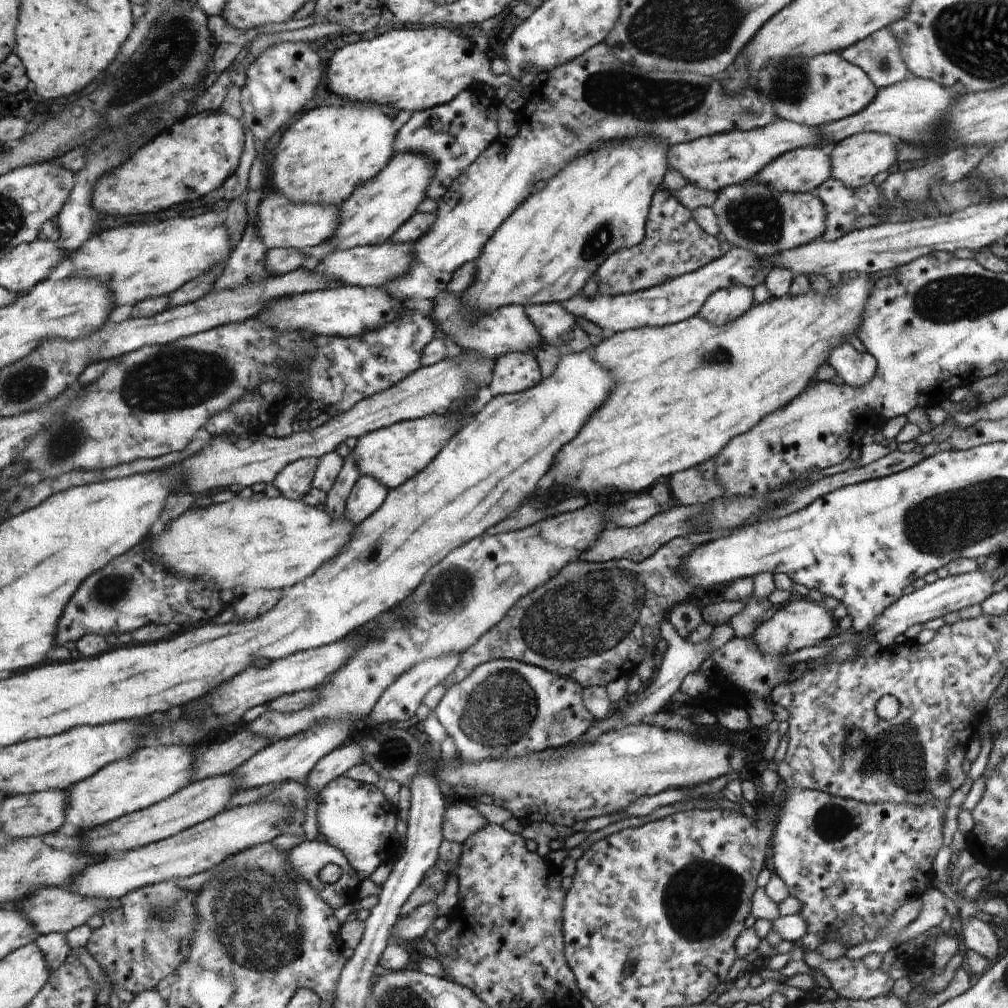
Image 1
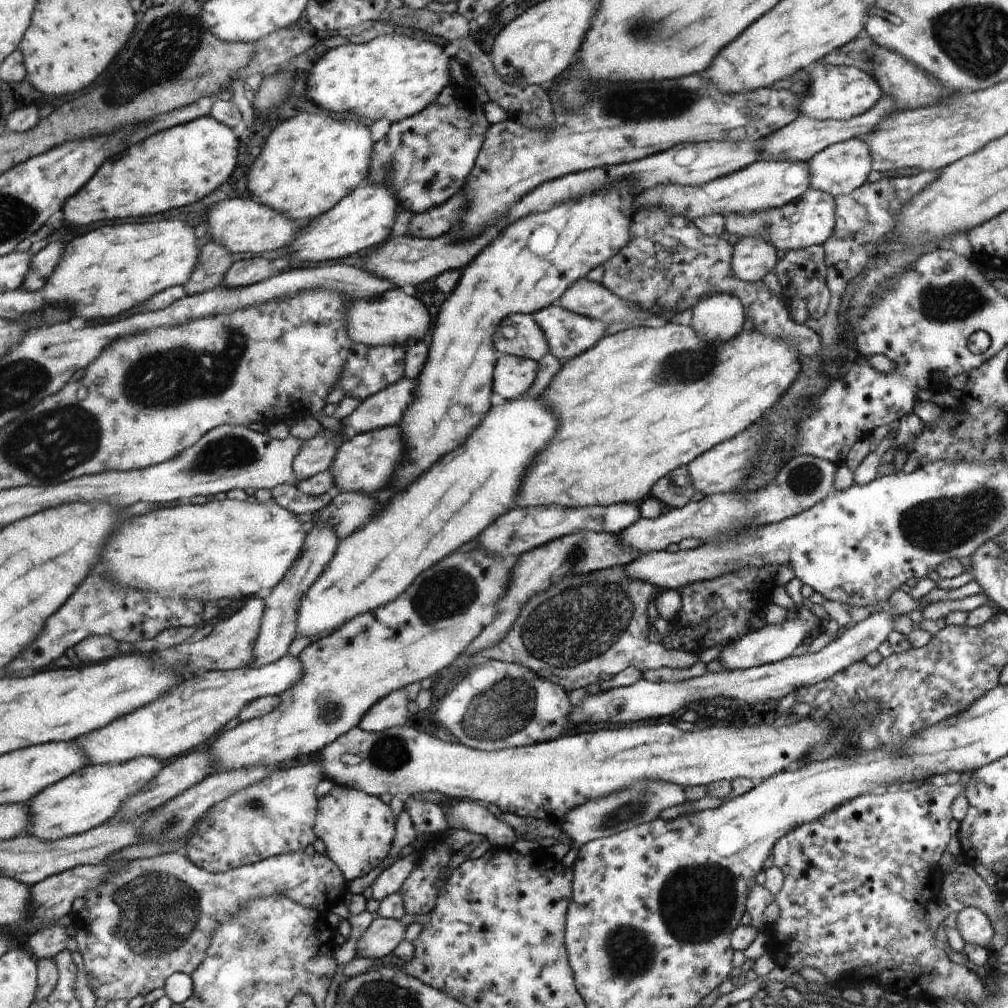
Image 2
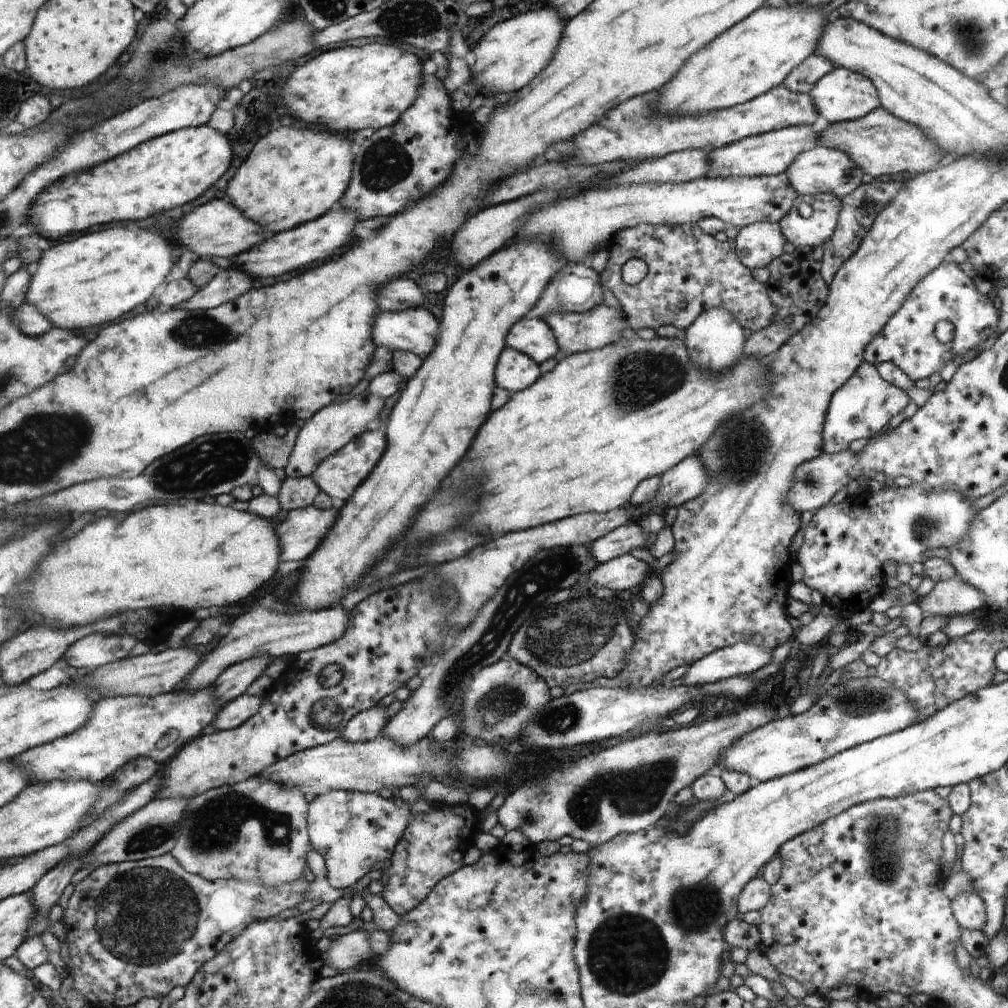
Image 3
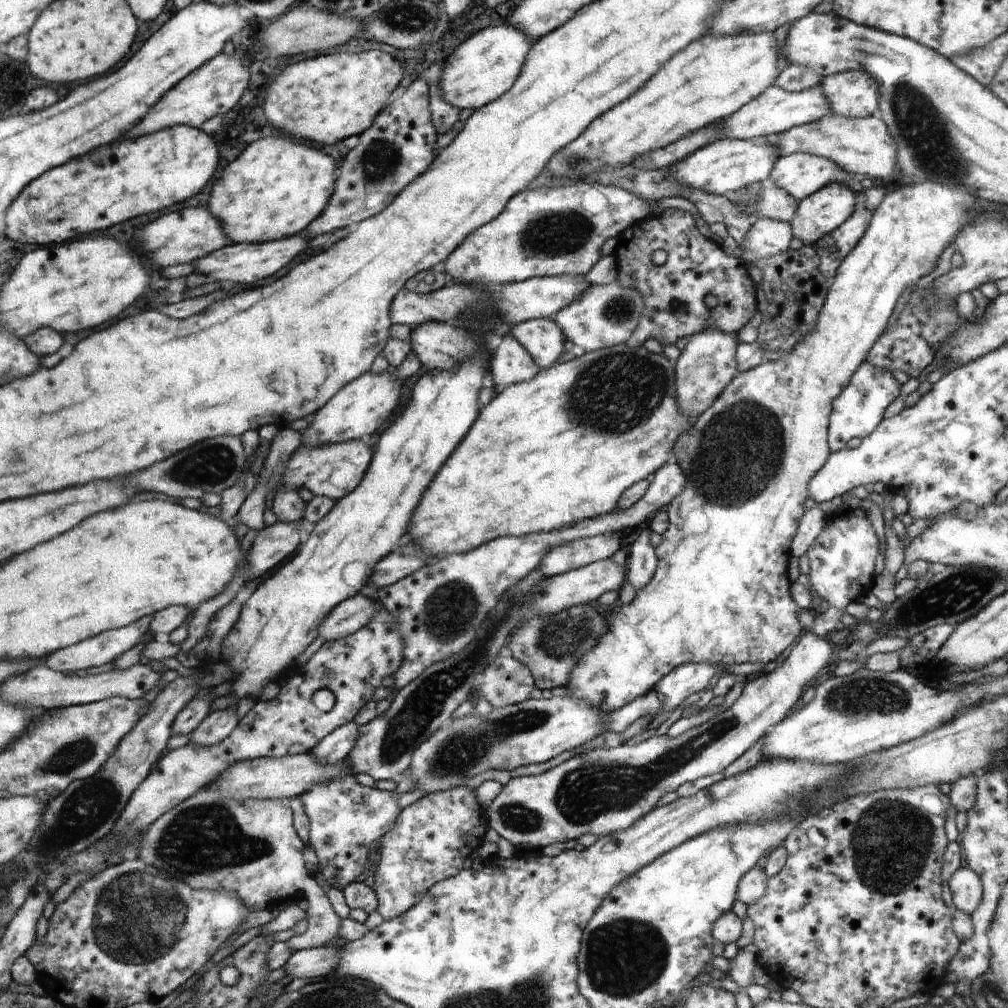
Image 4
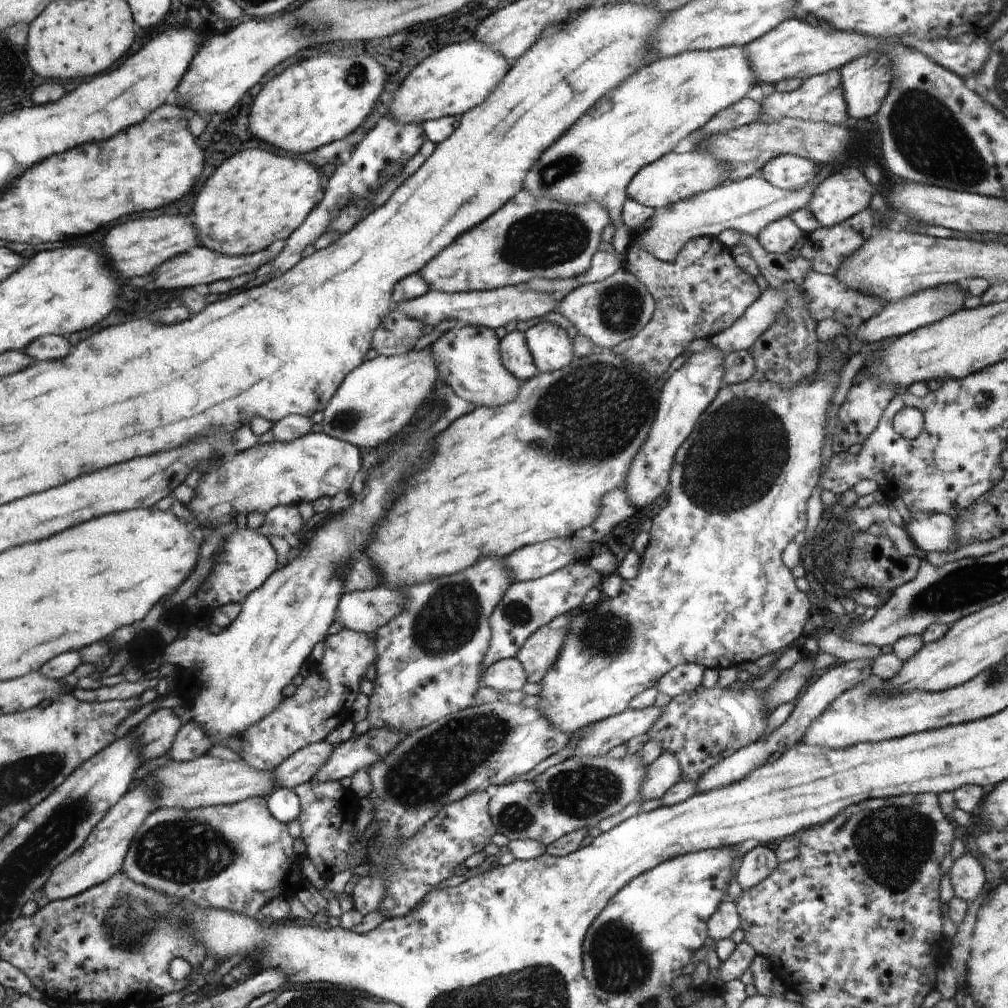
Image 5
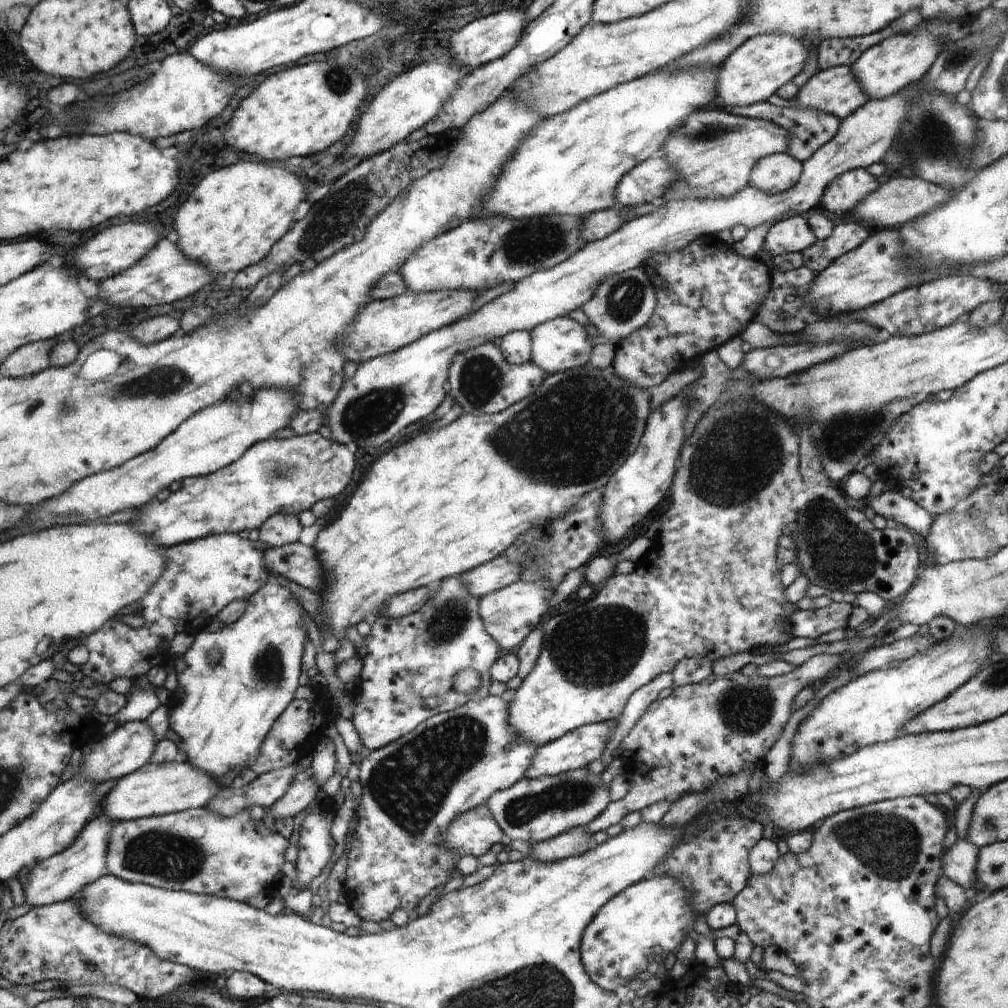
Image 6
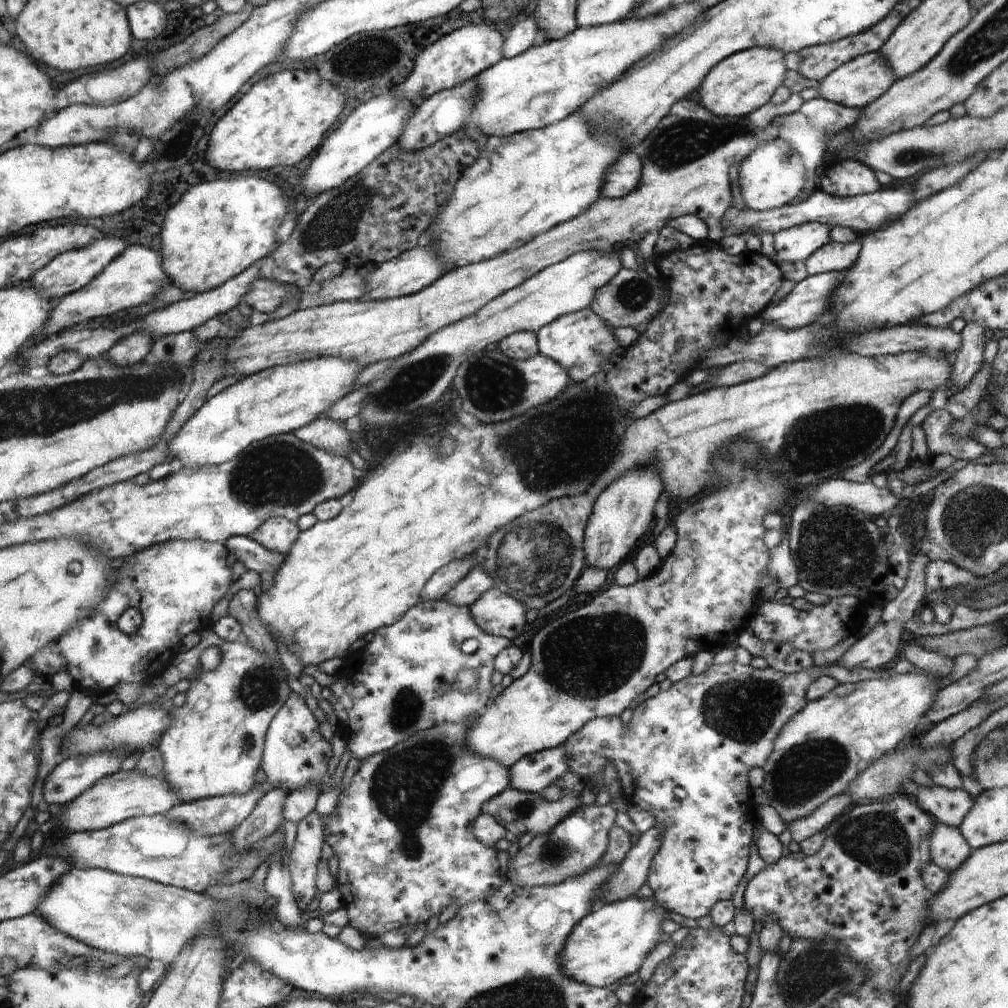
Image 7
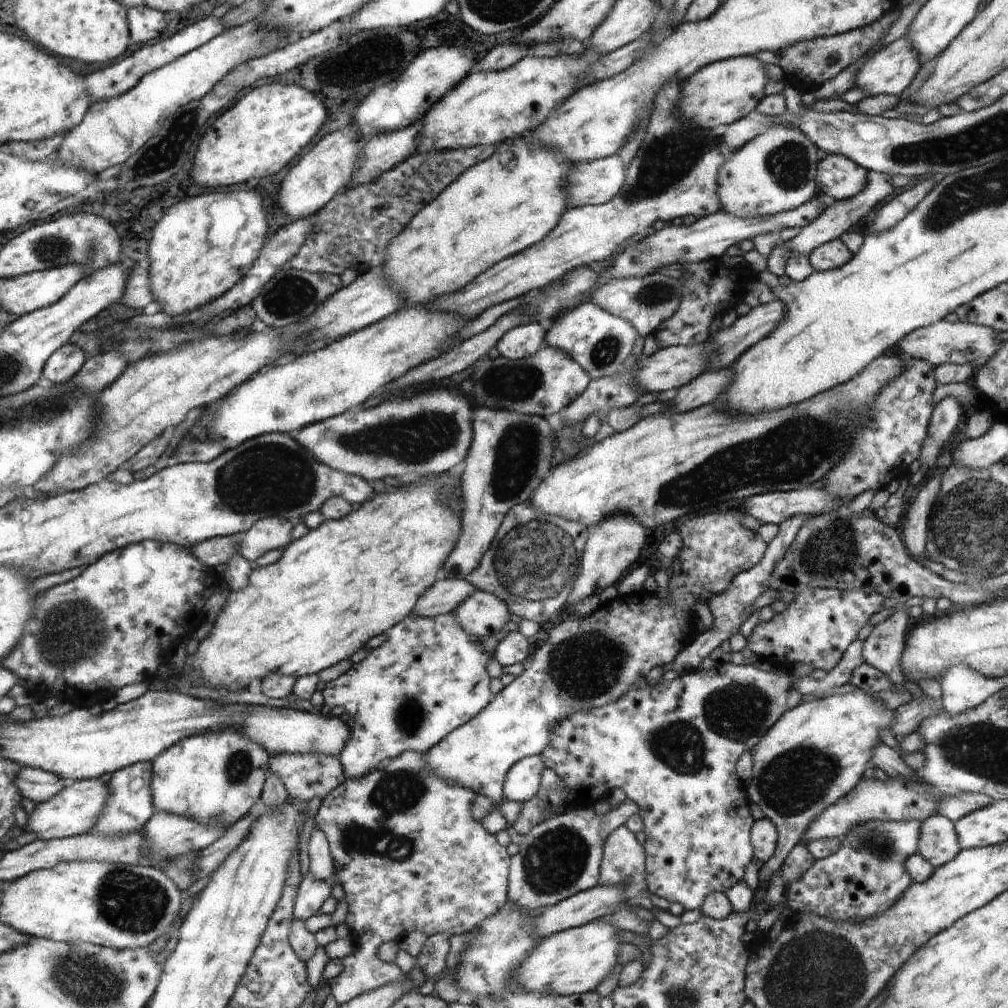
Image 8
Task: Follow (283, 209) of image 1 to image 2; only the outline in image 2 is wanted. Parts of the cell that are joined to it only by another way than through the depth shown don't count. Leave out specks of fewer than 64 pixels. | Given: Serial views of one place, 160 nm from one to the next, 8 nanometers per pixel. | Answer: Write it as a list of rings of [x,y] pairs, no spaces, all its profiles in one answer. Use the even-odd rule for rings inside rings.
[[[230,198],[224,202],[218,202],[212,206],[206,214],[207,233],[212,241],[224,245],[231,254],[235,252],[250,252],[250,254],[260,254],[260,252],[274,252],[278,248],[287,248],[288,243],[292,243],[298,237],[301,228],[297,221],[291,221],[282,216],[281,213],[274,212],[274,209],[261,205],[254,199]]]

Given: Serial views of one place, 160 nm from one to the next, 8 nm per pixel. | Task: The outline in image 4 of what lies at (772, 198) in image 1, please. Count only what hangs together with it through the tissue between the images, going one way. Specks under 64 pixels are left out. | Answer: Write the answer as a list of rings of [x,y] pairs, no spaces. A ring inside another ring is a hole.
[[[829,182],[819,188],[814,194],[807,196],[798,203],[798,208],[789,222],[793,238],[799,238],[804,245],[810,245],[819,238],[830,234],[835,228],[853,215],[855,209],[855,194],[848,185],[839,182]]]

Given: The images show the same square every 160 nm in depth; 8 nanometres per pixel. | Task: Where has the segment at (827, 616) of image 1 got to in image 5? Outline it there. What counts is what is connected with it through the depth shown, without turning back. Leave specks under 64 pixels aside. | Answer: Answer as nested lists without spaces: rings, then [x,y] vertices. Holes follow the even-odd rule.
[[[698,664],[678,665],[673,671],[661,677],[659,690],[671,698],[692,692],[702,686],[704,671],[705,668]],[[654,705],[644,710],[626,709],[616,716],[591,723],[590,728],[584,728],[582,736],[574,740],[572,757],[609,754],[615,746],[624,745],[640,734],[647,734],[662,710]]]

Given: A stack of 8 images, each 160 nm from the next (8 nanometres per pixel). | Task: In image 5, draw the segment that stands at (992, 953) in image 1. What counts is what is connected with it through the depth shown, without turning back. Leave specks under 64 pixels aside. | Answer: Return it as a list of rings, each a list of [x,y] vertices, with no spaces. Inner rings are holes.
[[[972,852],[955,860],[950,872],[954,895],[968,904],[976,900],[987,883],[983,866]]]

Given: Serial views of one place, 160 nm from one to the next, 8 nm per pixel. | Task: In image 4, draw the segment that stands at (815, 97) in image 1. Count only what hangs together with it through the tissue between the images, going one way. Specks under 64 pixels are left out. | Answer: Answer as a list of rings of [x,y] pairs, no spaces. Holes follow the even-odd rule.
[[[862,69],[827,76],[820,84],[834,115],[867,117],[879,108],[879,82]]]

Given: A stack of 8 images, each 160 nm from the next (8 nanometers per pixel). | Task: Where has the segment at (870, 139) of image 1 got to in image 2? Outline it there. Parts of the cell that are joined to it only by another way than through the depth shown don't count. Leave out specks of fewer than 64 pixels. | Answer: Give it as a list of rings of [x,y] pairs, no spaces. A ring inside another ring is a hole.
[[[851,138],[827,146],[824,150],[817,152],[807,161],[810,173],[810,188],[824,191],[830,196],[844,196],[853,190],[860,188],[871,171],[871,156],[867,144],[860,138]]]

